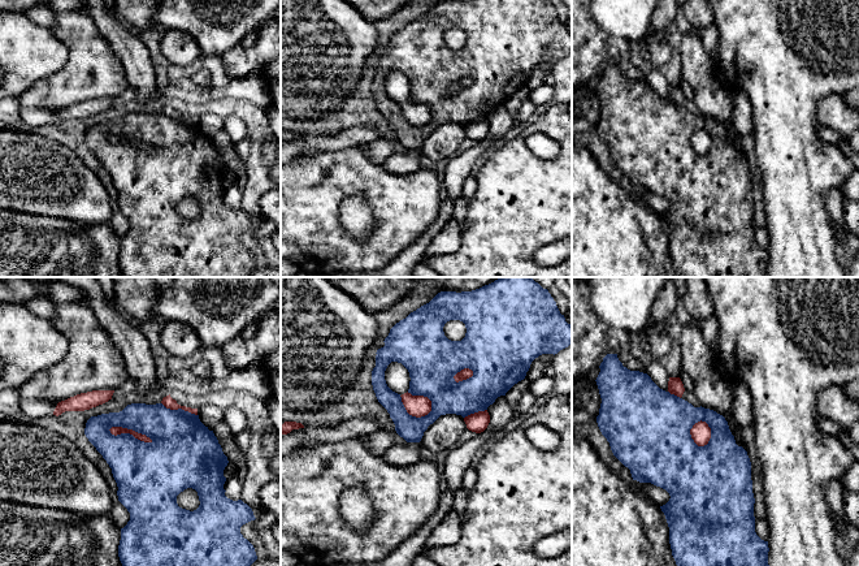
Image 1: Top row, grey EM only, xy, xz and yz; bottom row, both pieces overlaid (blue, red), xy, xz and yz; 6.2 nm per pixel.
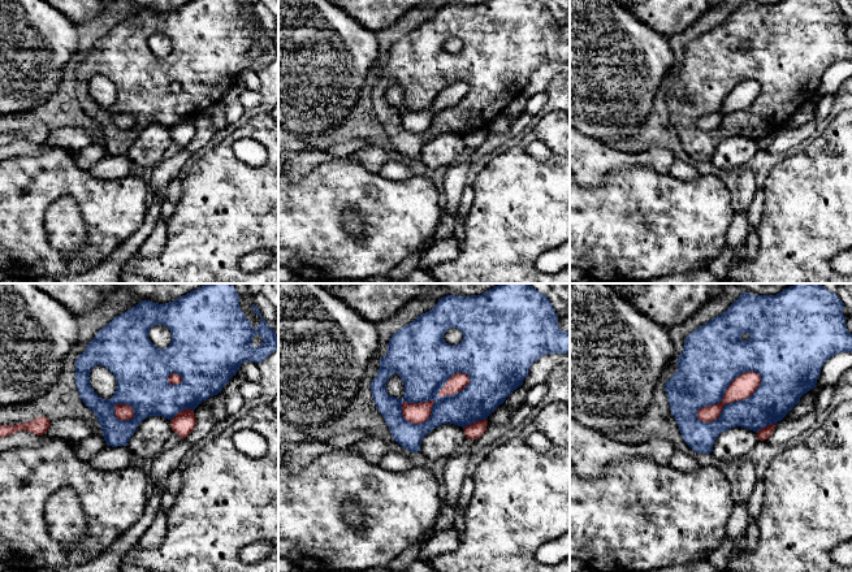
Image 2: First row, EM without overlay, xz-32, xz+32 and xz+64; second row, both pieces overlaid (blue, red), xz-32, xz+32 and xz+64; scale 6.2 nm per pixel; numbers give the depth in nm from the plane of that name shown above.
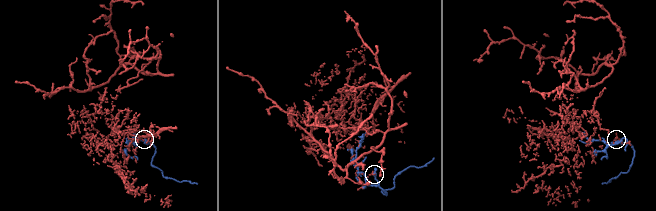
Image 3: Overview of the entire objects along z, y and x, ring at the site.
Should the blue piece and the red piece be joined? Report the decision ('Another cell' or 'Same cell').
Another cell

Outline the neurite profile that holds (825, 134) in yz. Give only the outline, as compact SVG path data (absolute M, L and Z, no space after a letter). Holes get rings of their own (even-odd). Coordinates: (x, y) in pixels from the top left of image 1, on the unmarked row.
M821 125L817 126L817 137L821 141L828 142L828 143L832 143L832 144L838 144L840 142L843 142L845 141L833 129L829 129L829 128L825 128L825 126L821 126Z

